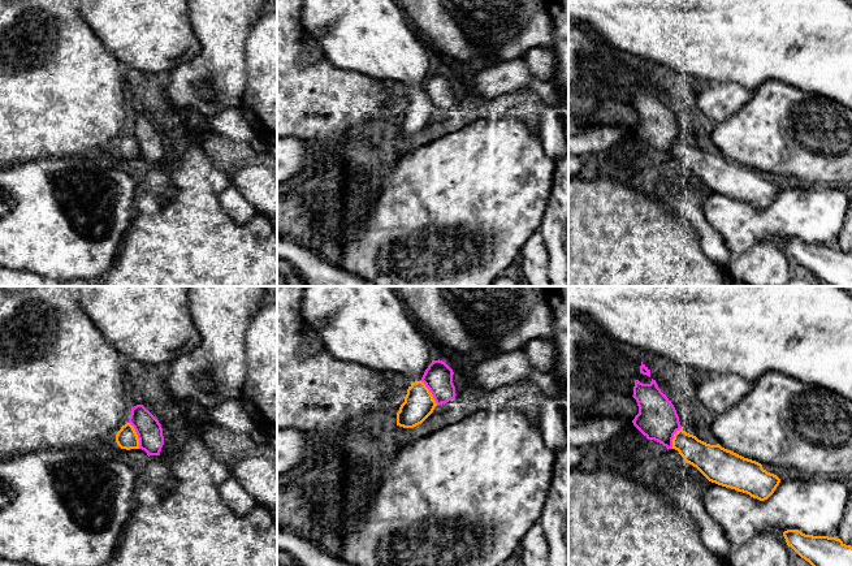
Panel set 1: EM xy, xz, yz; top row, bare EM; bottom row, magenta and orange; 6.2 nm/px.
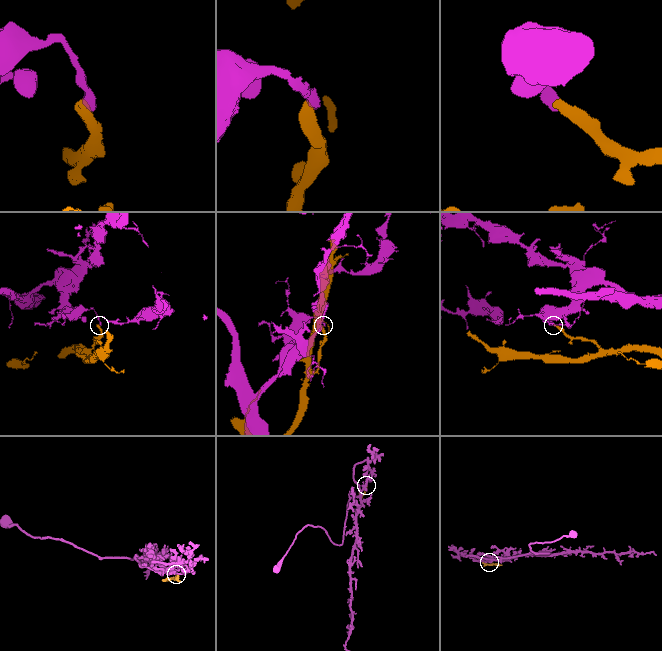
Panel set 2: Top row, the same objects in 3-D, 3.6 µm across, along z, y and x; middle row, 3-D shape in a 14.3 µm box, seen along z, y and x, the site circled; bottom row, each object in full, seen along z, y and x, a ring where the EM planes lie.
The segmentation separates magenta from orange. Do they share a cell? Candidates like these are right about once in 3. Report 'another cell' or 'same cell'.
another cell

